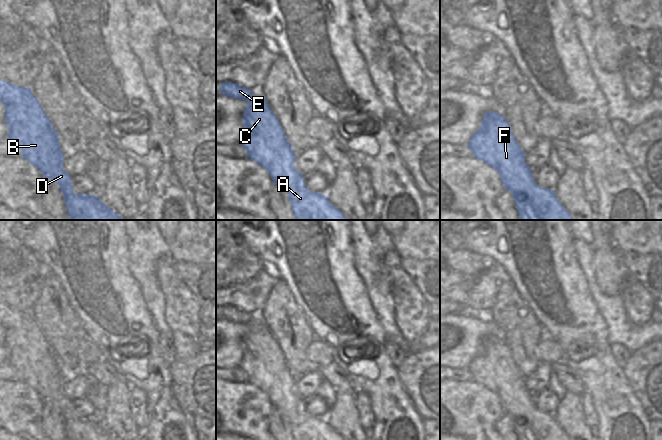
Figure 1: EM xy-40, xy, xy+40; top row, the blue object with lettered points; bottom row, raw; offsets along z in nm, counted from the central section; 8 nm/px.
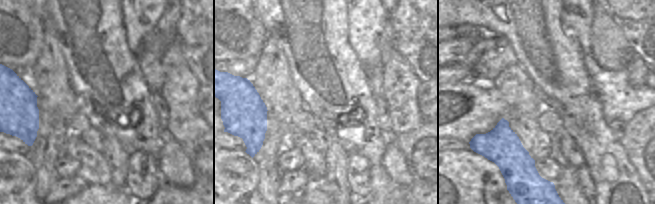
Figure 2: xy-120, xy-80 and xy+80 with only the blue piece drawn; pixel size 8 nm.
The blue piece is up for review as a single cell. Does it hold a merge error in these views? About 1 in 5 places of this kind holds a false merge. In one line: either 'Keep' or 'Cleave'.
Keep.

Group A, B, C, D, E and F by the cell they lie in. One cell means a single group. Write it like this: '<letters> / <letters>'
A B C D E F

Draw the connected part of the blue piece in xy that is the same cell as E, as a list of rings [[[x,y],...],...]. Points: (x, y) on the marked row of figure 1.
[[[221,82],[219,94],[238,98],[247,103],[242,117],[243,133],[239,143],[245,147],[247,158],[262,166],[269,173],[272,181],[287,193],[295,220],[347,220],[326,195],[307,189],[303,174],[295,169],[296,155],[293,148],[264,98],[254,96],[250,89],[232,82]]]

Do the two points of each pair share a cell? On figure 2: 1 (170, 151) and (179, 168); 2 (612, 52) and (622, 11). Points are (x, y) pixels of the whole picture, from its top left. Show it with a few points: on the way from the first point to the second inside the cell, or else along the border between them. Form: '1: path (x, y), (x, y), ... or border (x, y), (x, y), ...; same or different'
1: path (171, 155), (171, 160), (175, 164); same
2: border (612, 14), (618, 20); different

